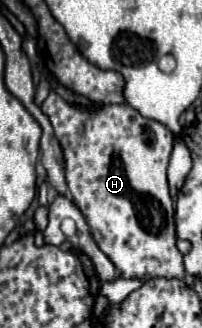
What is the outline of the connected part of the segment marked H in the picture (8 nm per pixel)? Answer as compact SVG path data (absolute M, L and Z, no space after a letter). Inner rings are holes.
M50 90L42 102L42 112L50 118L54 134L62 146L66 162L66 184L74 204L86 216L98 248L112 260L122 278L138 278L142 282L152 278L180 278L184 280L182 252L176 248L174 206L168 192L166 168L172 154L174 134L160 122L140 116L126 104L108 104L94 112L82 112L70 106L62 96Z

